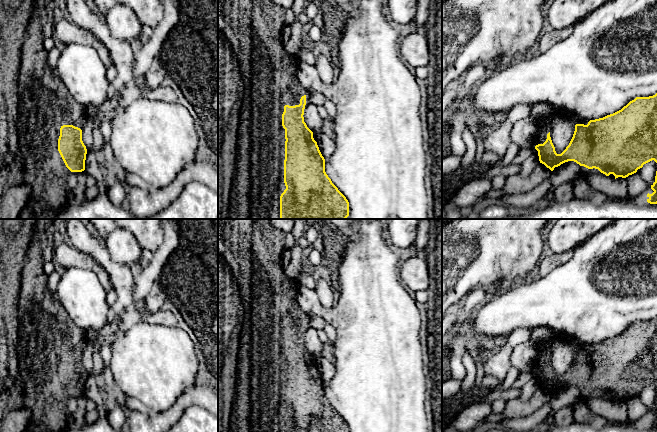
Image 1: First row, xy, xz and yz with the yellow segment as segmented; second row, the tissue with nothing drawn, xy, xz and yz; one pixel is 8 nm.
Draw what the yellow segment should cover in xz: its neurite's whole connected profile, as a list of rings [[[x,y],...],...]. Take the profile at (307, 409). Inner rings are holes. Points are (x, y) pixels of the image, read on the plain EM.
[[[306,319],[301,321],[299,329],[285,329],[282,338],[286,363],[284,384],[286,413],[280,420],[280,432],[349,432],[348,424],[325,396],[325,383],[313,362],[313,356],[304,346],[305,329]]]

